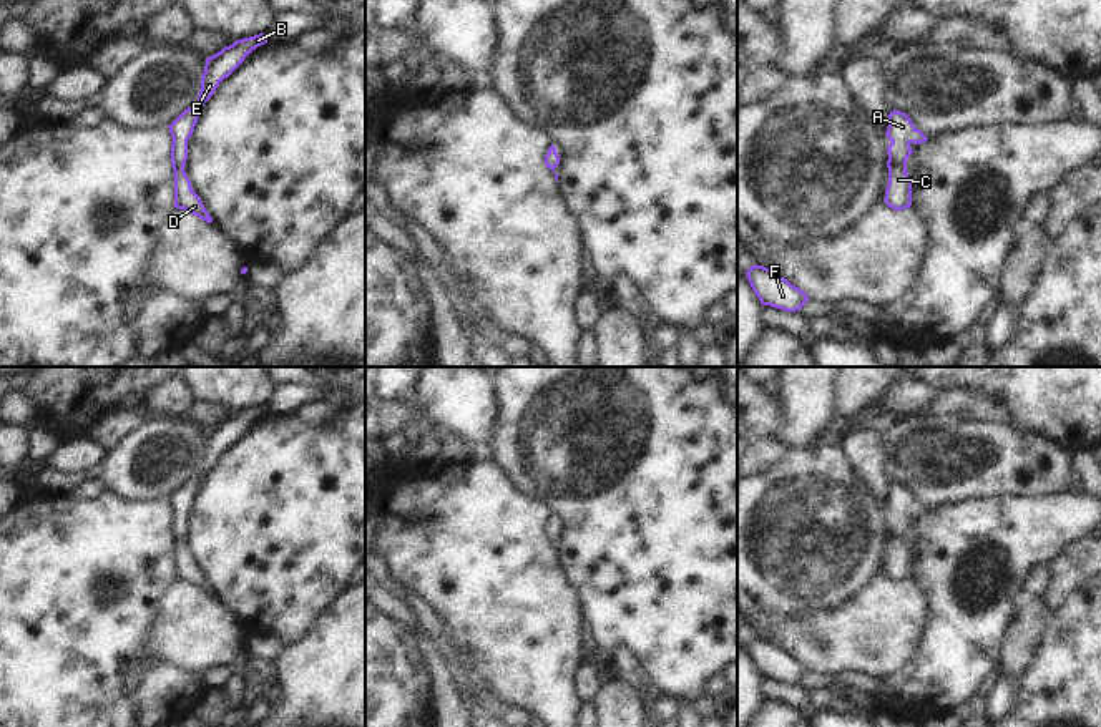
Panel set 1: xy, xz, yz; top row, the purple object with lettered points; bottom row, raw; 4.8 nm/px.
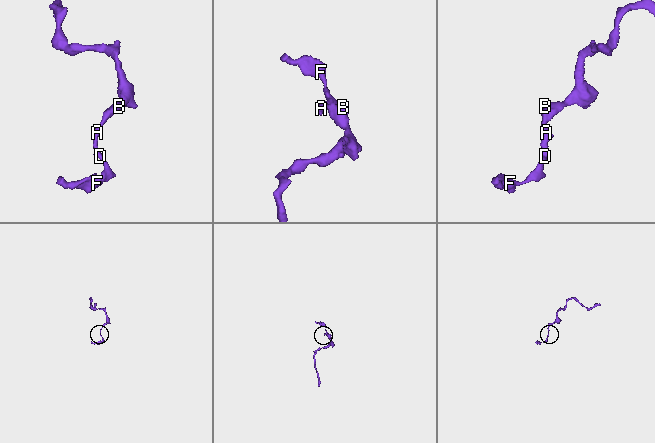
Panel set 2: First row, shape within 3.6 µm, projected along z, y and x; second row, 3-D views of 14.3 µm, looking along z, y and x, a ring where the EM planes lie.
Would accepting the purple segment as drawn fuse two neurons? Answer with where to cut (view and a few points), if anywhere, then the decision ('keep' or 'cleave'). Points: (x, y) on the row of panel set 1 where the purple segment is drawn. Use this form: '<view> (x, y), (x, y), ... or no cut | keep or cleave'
no cut | keep

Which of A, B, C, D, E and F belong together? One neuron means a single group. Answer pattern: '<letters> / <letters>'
A B C D E F

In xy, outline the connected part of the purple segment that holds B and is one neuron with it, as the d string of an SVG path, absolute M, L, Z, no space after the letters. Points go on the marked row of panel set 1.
M259 33L236 40L232 45L224 46L216 55L206 58L198 101L184 110L168 126L173 138L171 164L174 171L174 207L184 209L206 222L213 222L213 217L201 202L201 198L193 191L191 181L184 171L188 159L188 139L194 131L204 103L214 95L219 83L228 78L252 50L264 43L267 43L267 40L264 33Z

